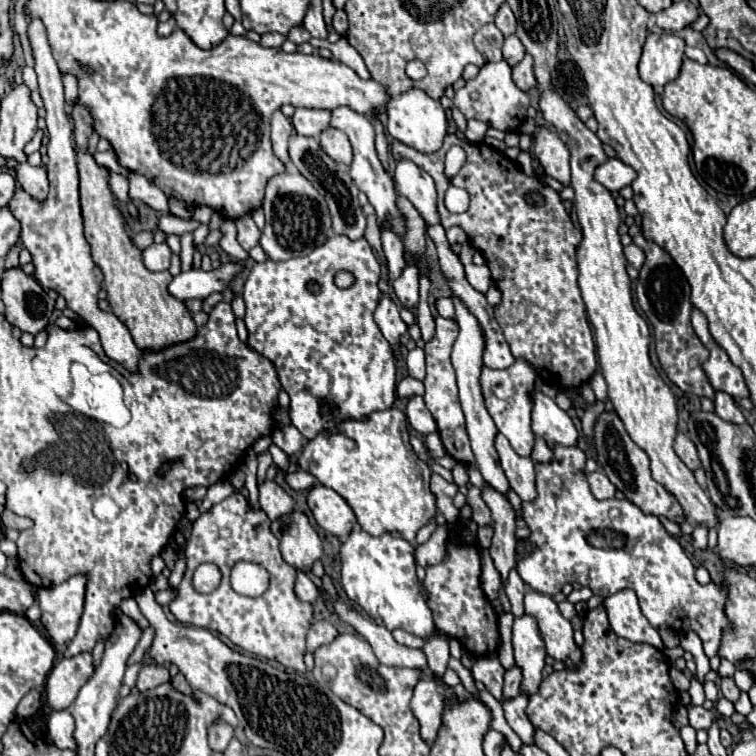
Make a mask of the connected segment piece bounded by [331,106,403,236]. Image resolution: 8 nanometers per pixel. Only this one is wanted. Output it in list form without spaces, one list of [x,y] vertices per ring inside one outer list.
[[[343,106],[343,108],[337,108],[337,110],[331,112],[331,126],[337,128],[337,130],[341,130],[341,132],[345,132],[347,138],[349,138],[349,142],[351,142],[351,146],[353,146],[353,164],[351,164],[351,168],[349,168],[349,174],[351,174],[353,182],[357,182],[359,190],[365,192],[367,198],[369,198],[369,202],[373,204],[373,208],[375,208],[375,212],[377,212],[377,222],[381,224],[383,218],[385,218],[385,214],[389,214],[389,216],[391,216],[391,226],[393,226],[393,230],[401,236],[401,234],[403,234],[403,222],[401,222],[399,210],[397,210],[397,206],[395,206],[395,196],[397,196],[397,192],[395,192],[395,188],[393,188],[391,176],[383,170],[383,166],[381,166],[381,162],[379,162],[379,158],[377,158],[375,144],[373,144],[373,140],[375,140],[375,130],[373,130],[371,120],[369,120],[367,116],[363,116],[363,114],[359,114],[359,112],[355,112],[355,110]]]

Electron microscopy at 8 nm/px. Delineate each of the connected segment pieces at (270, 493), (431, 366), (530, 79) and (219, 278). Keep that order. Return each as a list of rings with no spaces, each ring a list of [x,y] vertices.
[[[265,482],[259,486],[259,506],[269,520],[277,520],[295,510],[295,500],[277,482]]]
[[[437,316],[435,324],[437,324],[435,338],[425,344],[427,376],[423,380],[423,384],[425,384],[425,396],[423,398],[425,398],[425,404],[427,404],[429,412],[433,414],[435,422],[437,422],[439,436],[441,436],[441,442],[443,442],[447,454],[451,458],[455,458],[457,462],[473,464],[475,458],[473,458],[473,452],[471,452],[471,446],[469,446],[469,436],[467,436],[467,430],[465,430],[465,416],[463,416],[459,396],[457,396],[455,370],[453,370],[453,364],[451,364],[451,348],[453,348],[453,342],[457,338],[457,322],[447,320],[443,316]]]
[[[527,52],[525,58],[513,66],[513,82],[521,88],[521,90],[529,90],[537,84],[535,80],[535,74],[533,74],[533,58],[531,54]]]
[[[227,262],[219,268],[213,268],[209,272],[205,270],[189,270],[175,276],[169,284],[169,292],[177,300],[191,300],[201,298],[205,300],[213,292],[223,292],[239,274],[243,272],[243,266],[239,262]]]

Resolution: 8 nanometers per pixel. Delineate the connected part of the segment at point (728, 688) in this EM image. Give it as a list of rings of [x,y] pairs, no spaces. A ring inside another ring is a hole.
[[[721,678],[721,692],[727,700],[731,702],[737,702],[739,696],[741,696],[741,690],[737,688],[737,684],[733,682],[733,678]]]

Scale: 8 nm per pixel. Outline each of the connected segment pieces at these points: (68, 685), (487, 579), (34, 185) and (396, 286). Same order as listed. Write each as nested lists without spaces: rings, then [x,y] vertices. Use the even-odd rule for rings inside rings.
[[[81,652],[71,658],[63,658],[53,666],[45,684],[45,700],[51,710],[63,710],[71,706],[81,686],[93,676],[95,664],[91,652]]]
[[[479,548],[479,554],[481,554],[481,586],[487,598],[493,600],[497,598],[497,590],[501,588],[501,576],[497,574],[493,560],[489,558],[489,552],[485,548]]]
[[[25,162],[19,164],[15,172],[17,172],[17,182],[27,194],[31,194],[37,200],[45,200],[45,194],[49,192],[49,182],[47,182],[47,172],[41,166],[29,166]]]
[[[405,266],[393,280],[393,290],[405,308],[415,308],[419,302],[419,270],[415,266]]]

